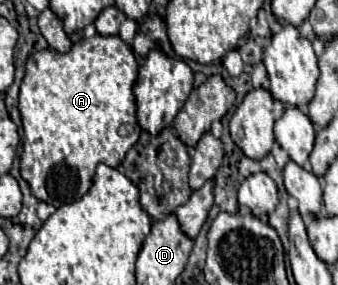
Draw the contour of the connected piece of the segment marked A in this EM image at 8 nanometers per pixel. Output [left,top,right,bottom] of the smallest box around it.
[20,36,140,208]

